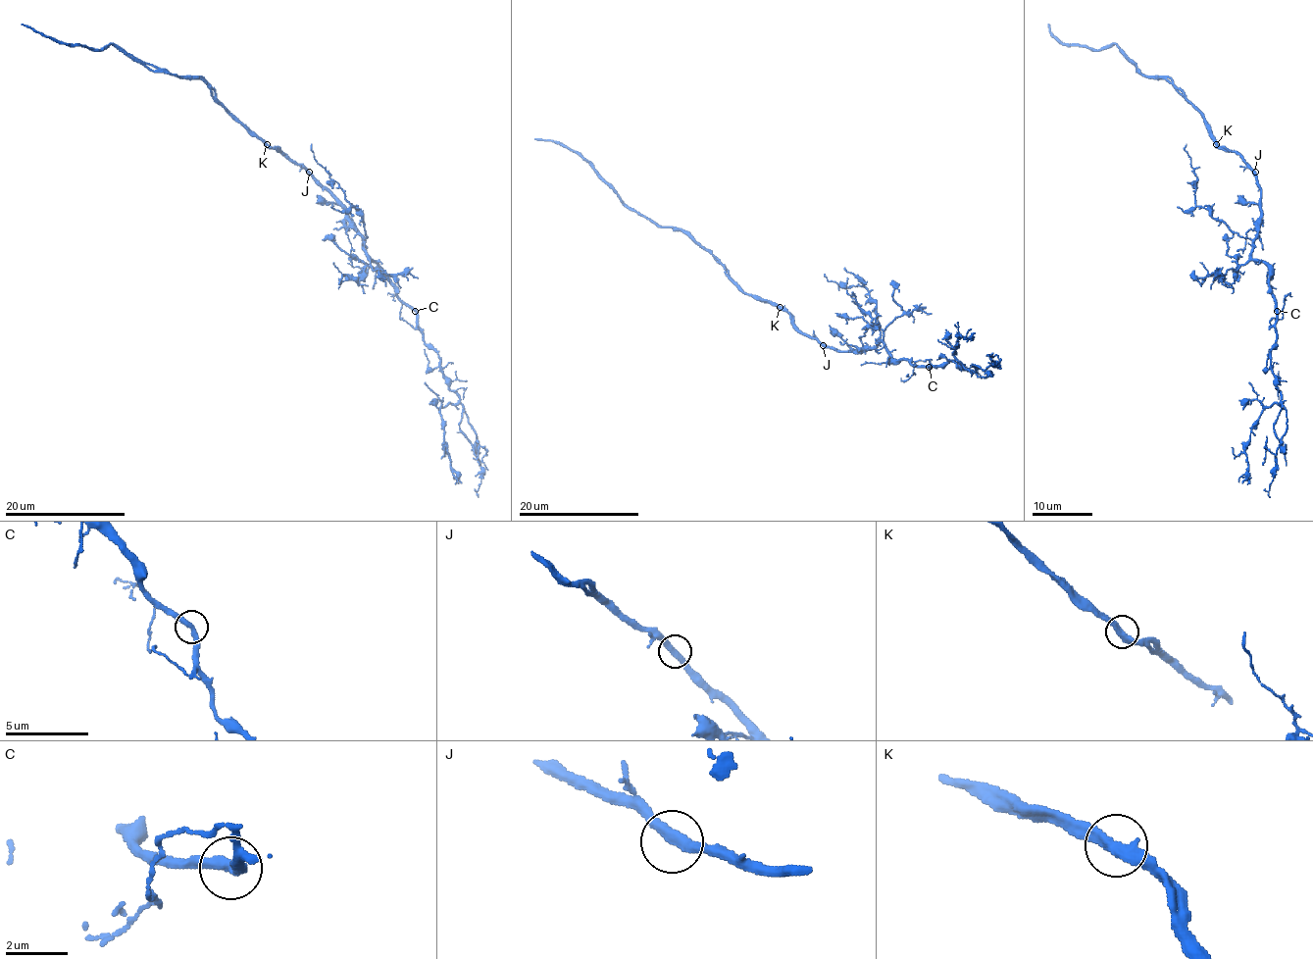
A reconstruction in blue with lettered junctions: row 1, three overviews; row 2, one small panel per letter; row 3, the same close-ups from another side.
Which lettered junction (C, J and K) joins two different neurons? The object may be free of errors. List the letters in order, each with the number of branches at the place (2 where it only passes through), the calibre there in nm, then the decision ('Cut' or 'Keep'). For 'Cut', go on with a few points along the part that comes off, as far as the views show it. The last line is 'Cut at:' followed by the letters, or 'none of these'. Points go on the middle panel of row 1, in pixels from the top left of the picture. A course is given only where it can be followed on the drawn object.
C: Branches: 2. Thickness 320 nm. Keep
J: Branches: 2. Thickness 360 nm. Keep
K: Branches: 2. Thickness 400 nm. Keep
Cut at: none of these

